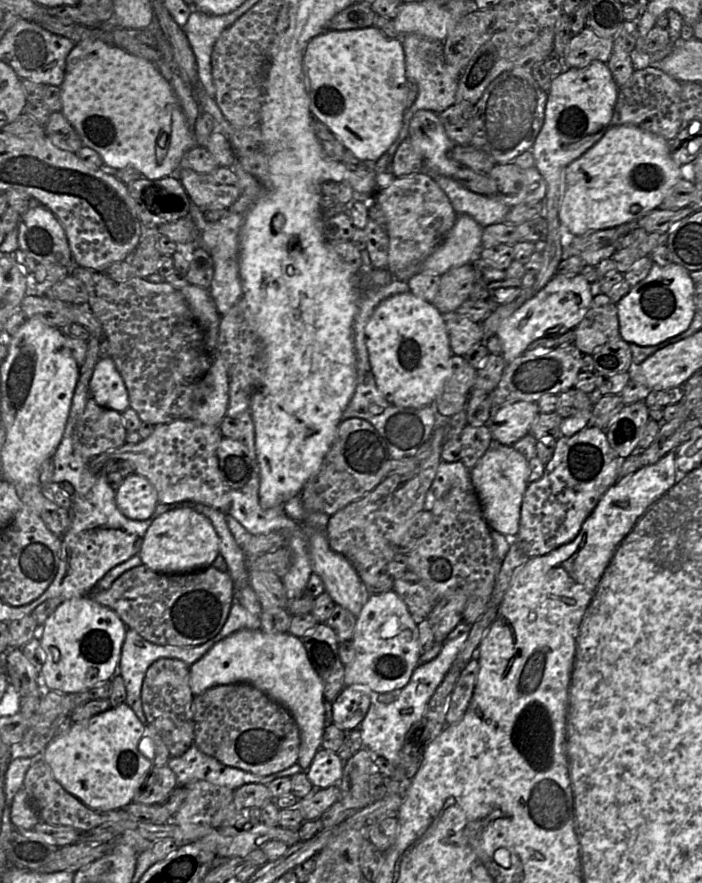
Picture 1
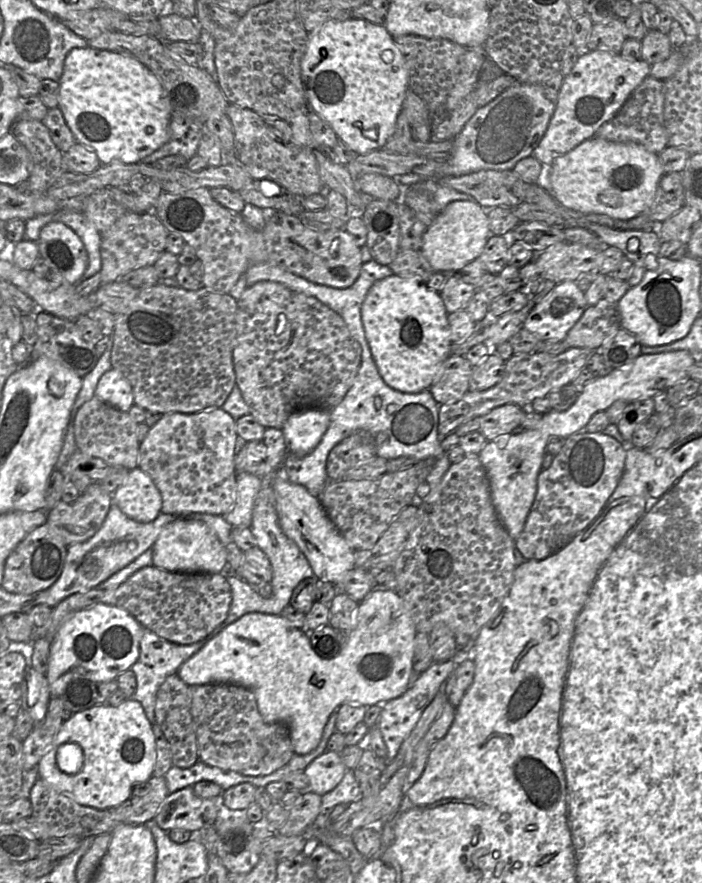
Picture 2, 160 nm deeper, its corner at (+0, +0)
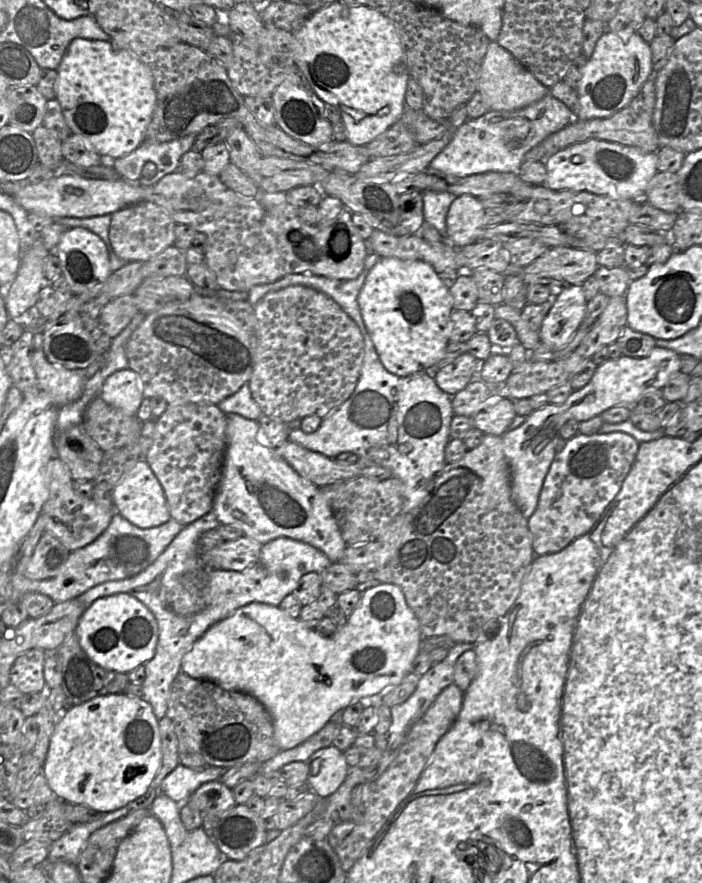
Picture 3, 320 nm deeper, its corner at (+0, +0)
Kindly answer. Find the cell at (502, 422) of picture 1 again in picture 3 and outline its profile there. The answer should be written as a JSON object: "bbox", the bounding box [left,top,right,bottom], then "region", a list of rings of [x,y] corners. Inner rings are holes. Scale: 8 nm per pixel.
{"bbox":[472,397,516,435],"region":[[[491,397],[486,401],[486,406],[472,416],[474,428],[486,435],[504,435],[516,416],[514,401],[508,398]]]}

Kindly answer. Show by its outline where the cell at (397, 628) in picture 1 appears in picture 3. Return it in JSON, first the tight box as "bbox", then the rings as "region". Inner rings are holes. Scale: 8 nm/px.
{"bbox":[181,583,421,751],"region":[[[380,583],[362,592],[358,606],[345,625],[328,638],[290,617],[278,606],[256,602],[243,606],[214,624],[193,644],[182,657],[181,672],[258,700],[271,717],[274,740],[283,751],[302,744],[317,733],[337,710],[362,697],[380,697],[398,685],[411,671],[421,641],[419,620],[408,606],[401,588],[393,583]]]}

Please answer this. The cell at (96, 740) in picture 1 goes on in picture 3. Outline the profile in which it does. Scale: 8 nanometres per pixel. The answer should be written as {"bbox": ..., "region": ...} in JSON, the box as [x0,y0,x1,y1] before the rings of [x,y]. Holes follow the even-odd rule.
{"bbox":[41,692,161,813],"region":[[[121,692],[94,697],[60,715],[41,774],[57,799],[109,813],[144,795],[161,761],[159,720],[151,705]]]}

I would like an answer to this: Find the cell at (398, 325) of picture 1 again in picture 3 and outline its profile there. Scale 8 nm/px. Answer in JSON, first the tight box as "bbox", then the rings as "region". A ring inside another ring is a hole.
{"bbox":[358,257,453,377],"region":[[[381,257],[369,271],[358,305],[379,359],[390,373],[405,377],[432,370],[450,342],[453,298],[439,274],[420,260]]]}

